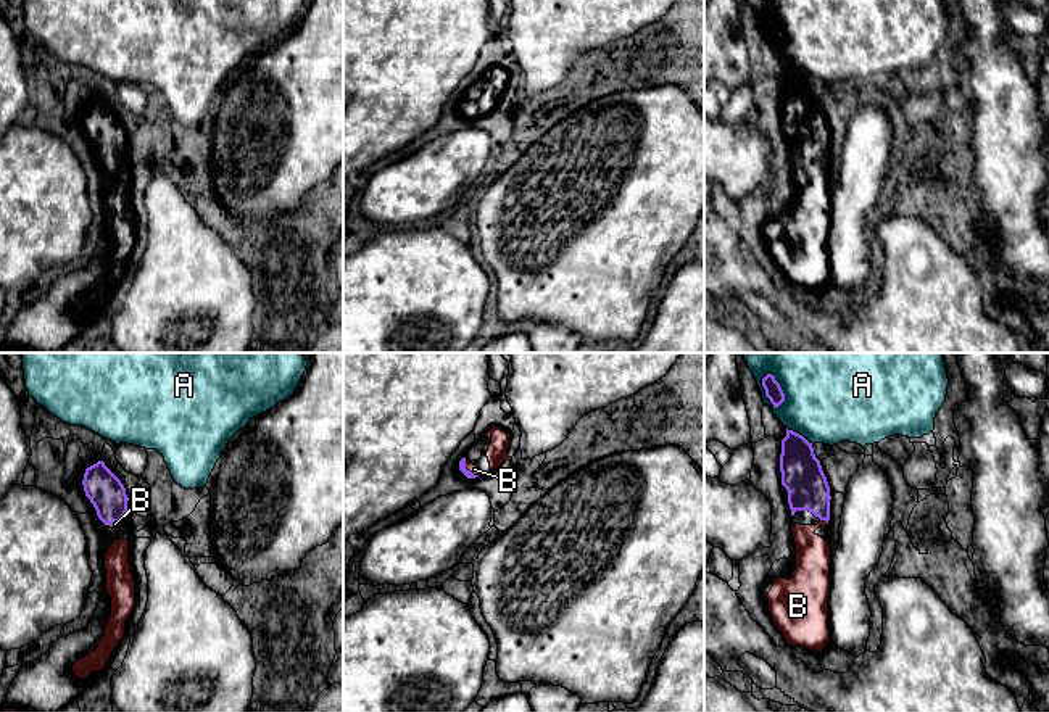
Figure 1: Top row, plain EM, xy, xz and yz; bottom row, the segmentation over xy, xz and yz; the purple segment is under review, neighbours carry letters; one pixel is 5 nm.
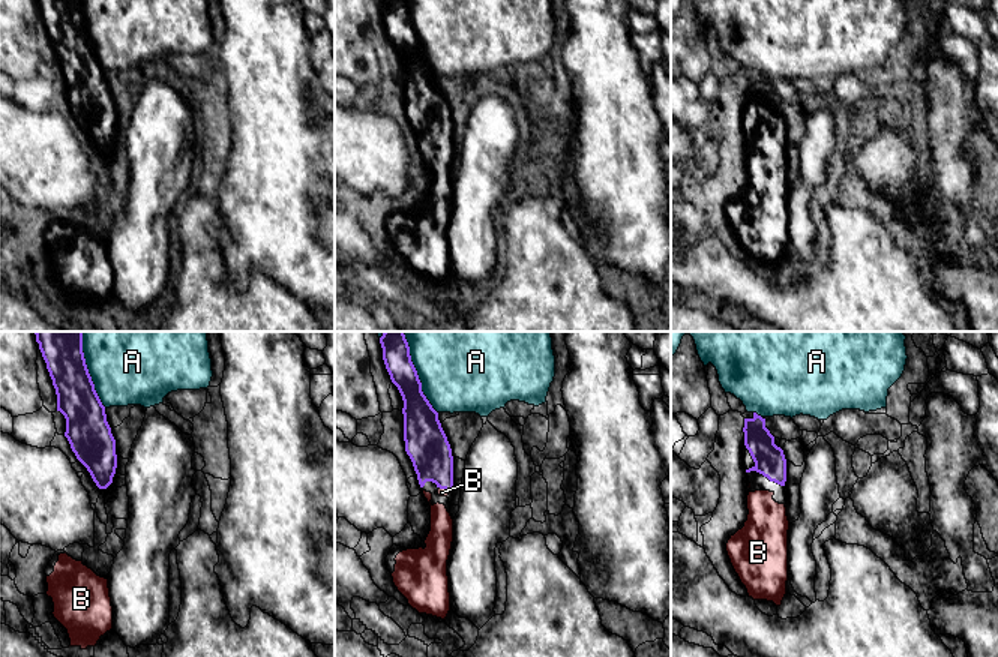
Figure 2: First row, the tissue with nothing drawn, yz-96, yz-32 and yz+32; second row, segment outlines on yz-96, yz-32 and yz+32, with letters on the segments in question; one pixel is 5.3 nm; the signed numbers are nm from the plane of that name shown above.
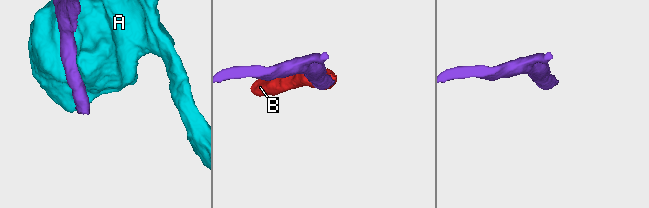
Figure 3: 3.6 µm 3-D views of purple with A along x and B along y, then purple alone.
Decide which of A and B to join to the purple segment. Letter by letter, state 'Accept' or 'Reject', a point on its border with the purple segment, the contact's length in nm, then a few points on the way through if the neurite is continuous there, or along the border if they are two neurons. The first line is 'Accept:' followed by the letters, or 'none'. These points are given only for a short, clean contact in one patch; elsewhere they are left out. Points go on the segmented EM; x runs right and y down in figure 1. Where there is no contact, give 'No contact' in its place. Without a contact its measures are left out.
Accept: B
A: Reject. Touches purple at yz (764, 389). Shared border 190 nm
B: Accept. Touches purple at yz (824, 519). Shared border 50 nm

